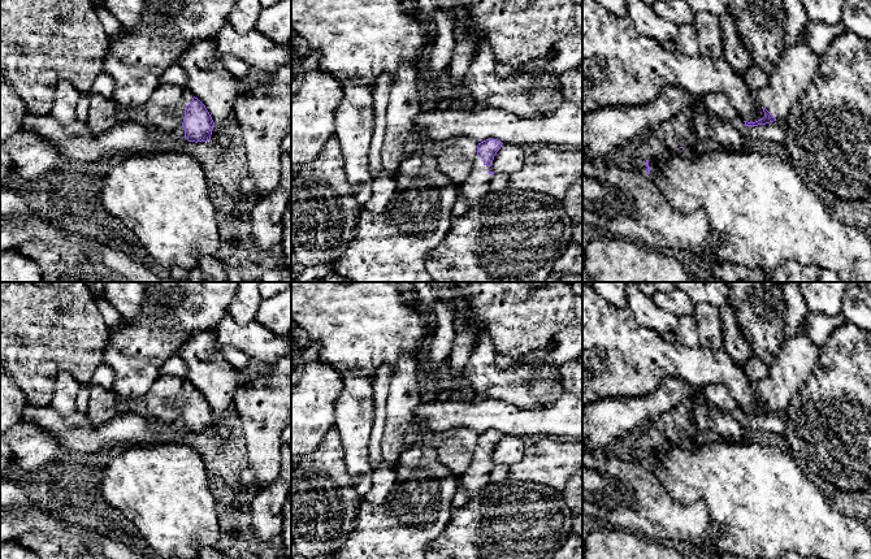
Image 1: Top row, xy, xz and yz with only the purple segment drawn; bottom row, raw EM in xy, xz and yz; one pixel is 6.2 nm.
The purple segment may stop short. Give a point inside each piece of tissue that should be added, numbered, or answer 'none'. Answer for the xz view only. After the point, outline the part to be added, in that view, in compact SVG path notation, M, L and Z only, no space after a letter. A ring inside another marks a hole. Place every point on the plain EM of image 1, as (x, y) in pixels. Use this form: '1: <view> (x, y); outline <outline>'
1: xz (477, 476); outline M477 447L469 468L463 476L460 476L460 481L463 482L464 490L468 493L469 498L491 482L491 463L491 458L486 458L484 450Z

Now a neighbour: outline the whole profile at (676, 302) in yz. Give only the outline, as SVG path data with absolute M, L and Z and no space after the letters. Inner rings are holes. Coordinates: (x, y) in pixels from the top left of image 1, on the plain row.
M673 289L668 292L656 291L651 299L664 311L675 315L676 317L693 316L696 304L681 290Z

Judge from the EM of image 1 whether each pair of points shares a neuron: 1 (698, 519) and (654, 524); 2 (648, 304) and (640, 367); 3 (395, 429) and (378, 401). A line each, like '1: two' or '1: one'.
1: one
2: two
3: two

